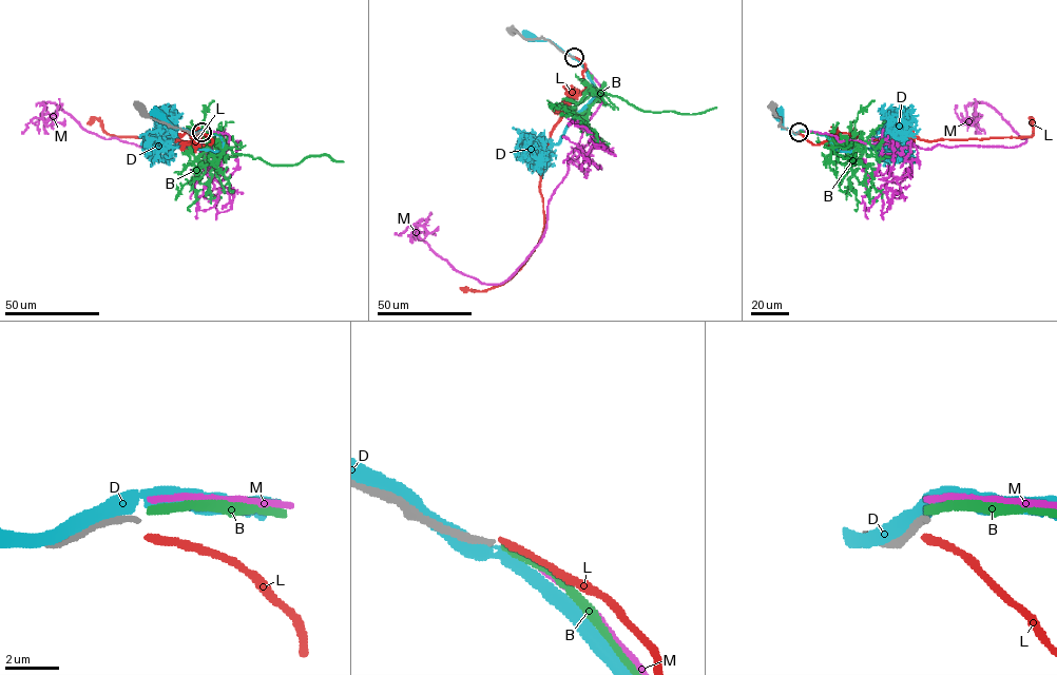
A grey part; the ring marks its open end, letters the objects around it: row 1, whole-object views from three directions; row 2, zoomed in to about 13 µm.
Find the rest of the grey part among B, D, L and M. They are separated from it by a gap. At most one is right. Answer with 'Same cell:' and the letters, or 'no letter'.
Same cell: no letter

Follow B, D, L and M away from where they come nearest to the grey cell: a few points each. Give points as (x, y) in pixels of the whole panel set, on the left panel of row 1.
B: (202, 132), (217, 132), (225, 148), (233, 153), (272, 165), (293, 165), (324, 154), (344, 162)
D: (200, 132), (191, 133), (176, 129), (159, 117)
L: (202, 133), (212, 142), (210, 145), (213, 140), (207, 138), (117, 137), (109, 135), (96, 118), (88, 123)
M: (202, 131), (226, 133), (229, 141), (142, 148), (84, 130), (55, 103), (42, 103), (46, 126), (58, 105)

